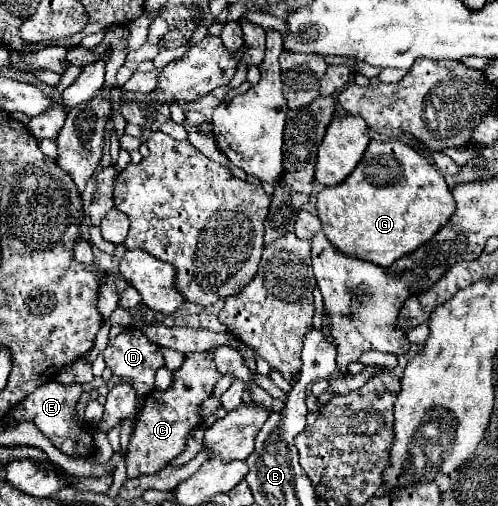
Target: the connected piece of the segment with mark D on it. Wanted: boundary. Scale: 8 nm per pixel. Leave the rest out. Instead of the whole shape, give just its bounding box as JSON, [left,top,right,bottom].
[103,328,165,394]

